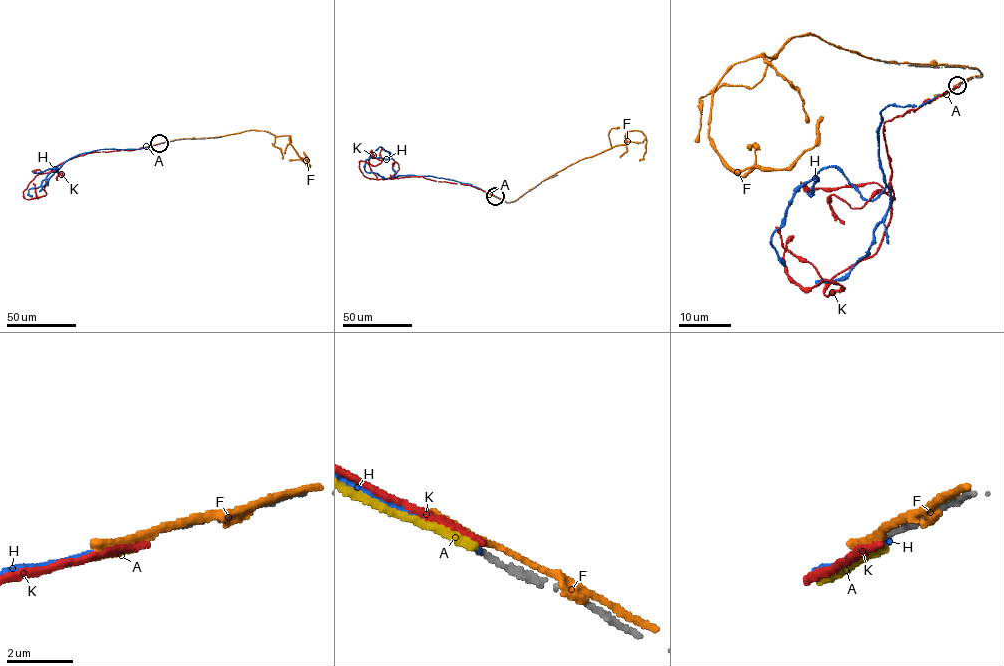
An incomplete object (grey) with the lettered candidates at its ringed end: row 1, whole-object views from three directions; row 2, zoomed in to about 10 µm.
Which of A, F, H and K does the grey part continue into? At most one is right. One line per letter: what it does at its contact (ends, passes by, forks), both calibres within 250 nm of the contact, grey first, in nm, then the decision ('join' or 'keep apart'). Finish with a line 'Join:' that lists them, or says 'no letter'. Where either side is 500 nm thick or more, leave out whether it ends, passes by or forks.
A: it ends; calibres 190 and 200 nm; keep apart
F: it passes by; calibres 190 and 180 nm; keep apart
H: it ends; calibres 190 and 190 nm; keep apart
K: it ends; calibres 190 and 240 nm; keep apart
Join: no letter

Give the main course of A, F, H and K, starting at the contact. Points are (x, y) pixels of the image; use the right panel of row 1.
A: (958, 85), (953, 90), (933, 96)
F: (957, 85), (976, 68), (881, 61), (807, 34), (736, 63), (708, 134), (734, 169), (790, 167), (821, 115)
H: (958, 85), (881, 111), (875, 197), (833, 167), (792, 196), (771, 245), (784, 266)
K: (958, 85), (883, 125), (891, 220), (874, 254), (824, 292), (842, 287), (796, 283), (783, 254), (792, 235)

